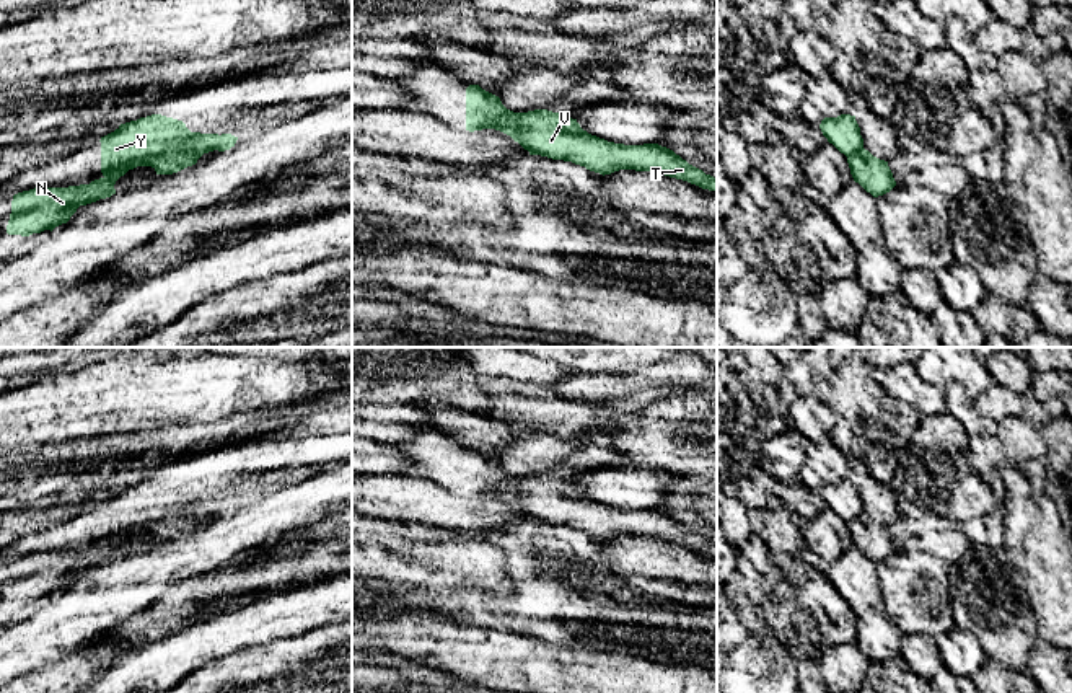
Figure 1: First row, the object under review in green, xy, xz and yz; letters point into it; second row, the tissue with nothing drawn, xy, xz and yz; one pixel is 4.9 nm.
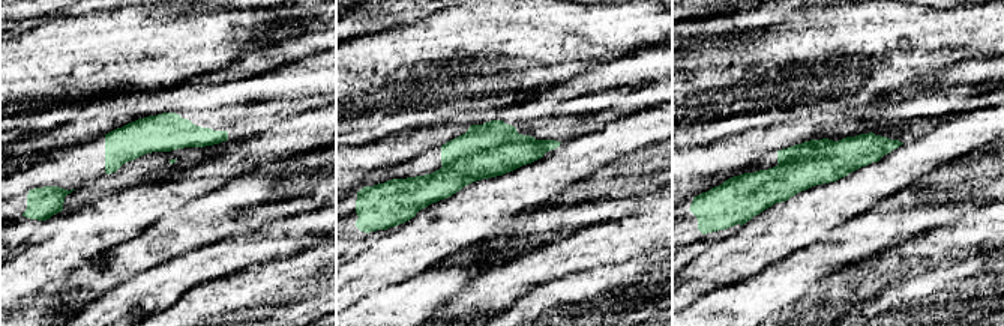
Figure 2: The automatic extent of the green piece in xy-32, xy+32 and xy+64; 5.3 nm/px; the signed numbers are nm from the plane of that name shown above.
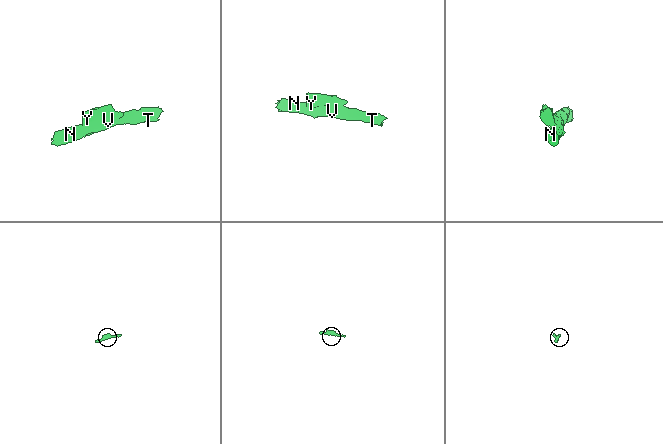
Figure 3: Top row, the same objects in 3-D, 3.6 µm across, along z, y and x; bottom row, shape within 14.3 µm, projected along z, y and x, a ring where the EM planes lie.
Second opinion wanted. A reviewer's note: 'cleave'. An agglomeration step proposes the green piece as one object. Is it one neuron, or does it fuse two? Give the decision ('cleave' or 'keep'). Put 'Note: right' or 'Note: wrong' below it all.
cleave
Note: right

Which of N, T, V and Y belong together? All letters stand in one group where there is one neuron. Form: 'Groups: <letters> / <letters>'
Groups: N T V / Y

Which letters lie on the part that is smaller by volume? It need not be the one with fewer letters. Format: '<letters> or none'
Y

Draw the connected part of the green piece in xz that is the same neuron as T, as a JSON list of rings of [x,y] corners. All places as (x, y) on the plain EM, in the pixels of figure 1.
[[[547,475],[516,478],[495,496],[510,501],[529,520],[572,527],[600,540],[619,535],[655,536],[715,556],[715,543],[658,509],[624,510],[588,499],[577,484]]]

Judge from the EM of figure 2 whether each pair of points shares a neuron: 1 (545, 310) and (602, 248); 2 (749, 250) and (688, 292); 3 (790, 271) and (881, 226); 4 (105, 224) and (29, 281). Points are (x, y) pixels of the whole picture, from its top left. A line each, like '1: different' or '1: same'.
1: different
2: same
3: same
4: same

